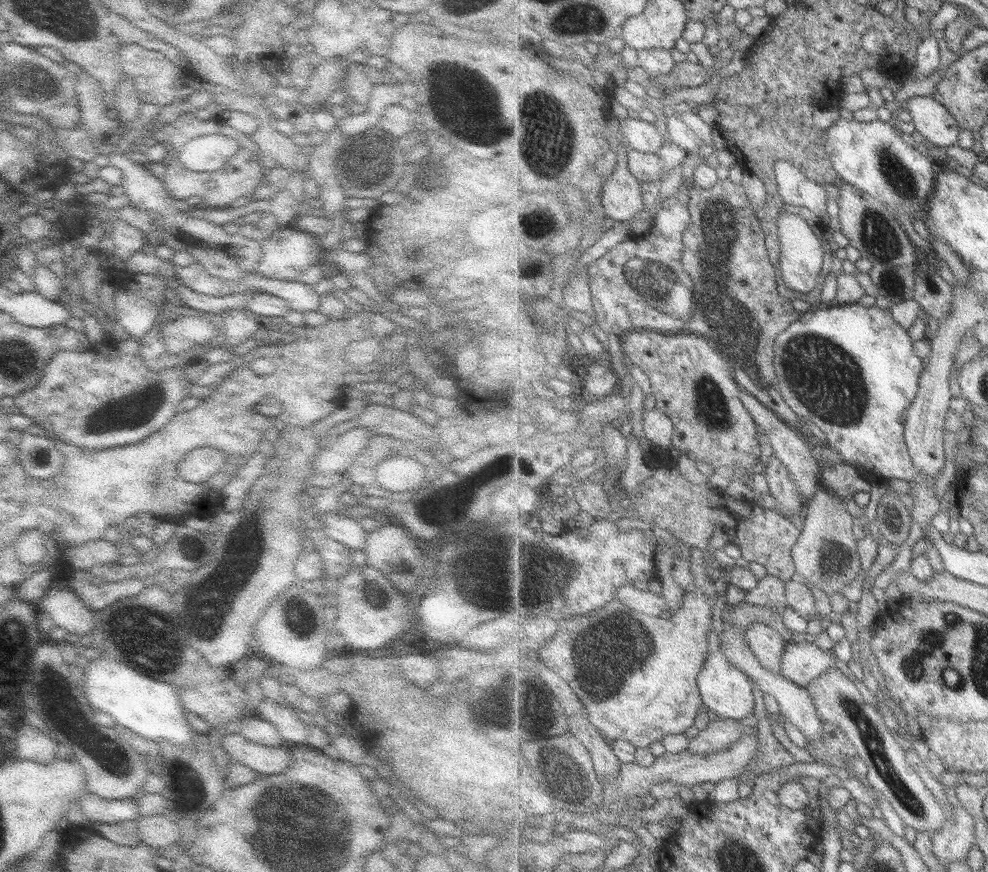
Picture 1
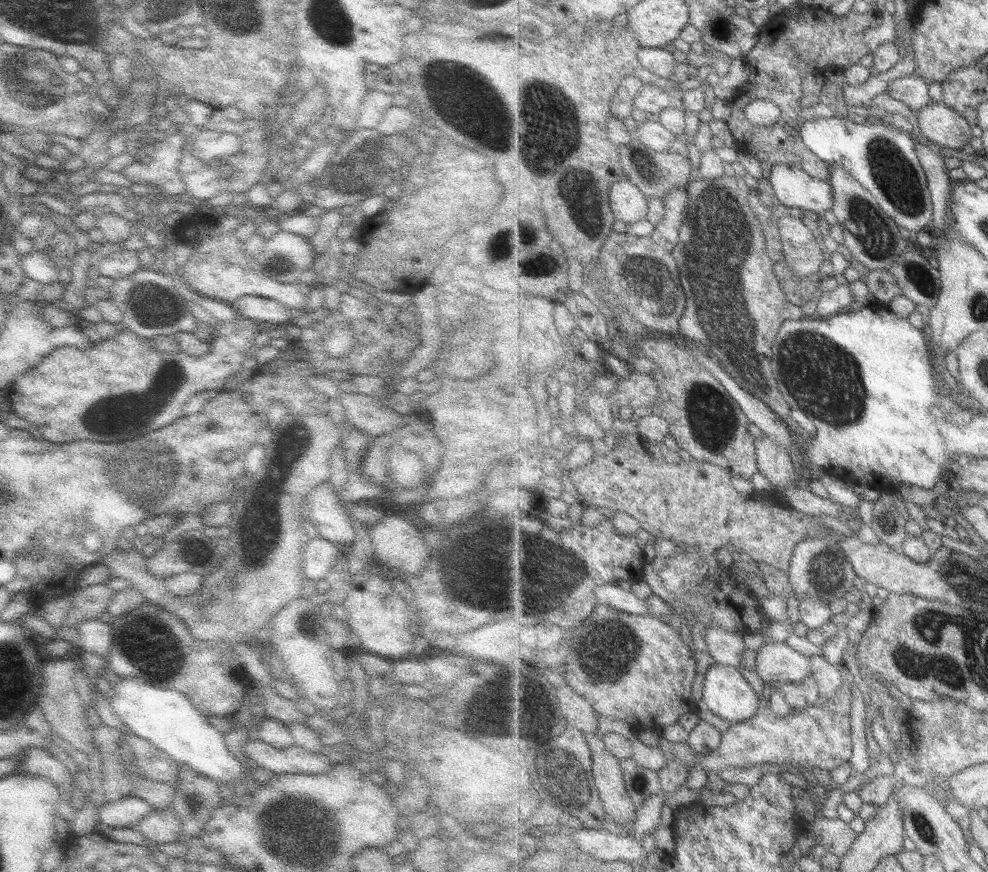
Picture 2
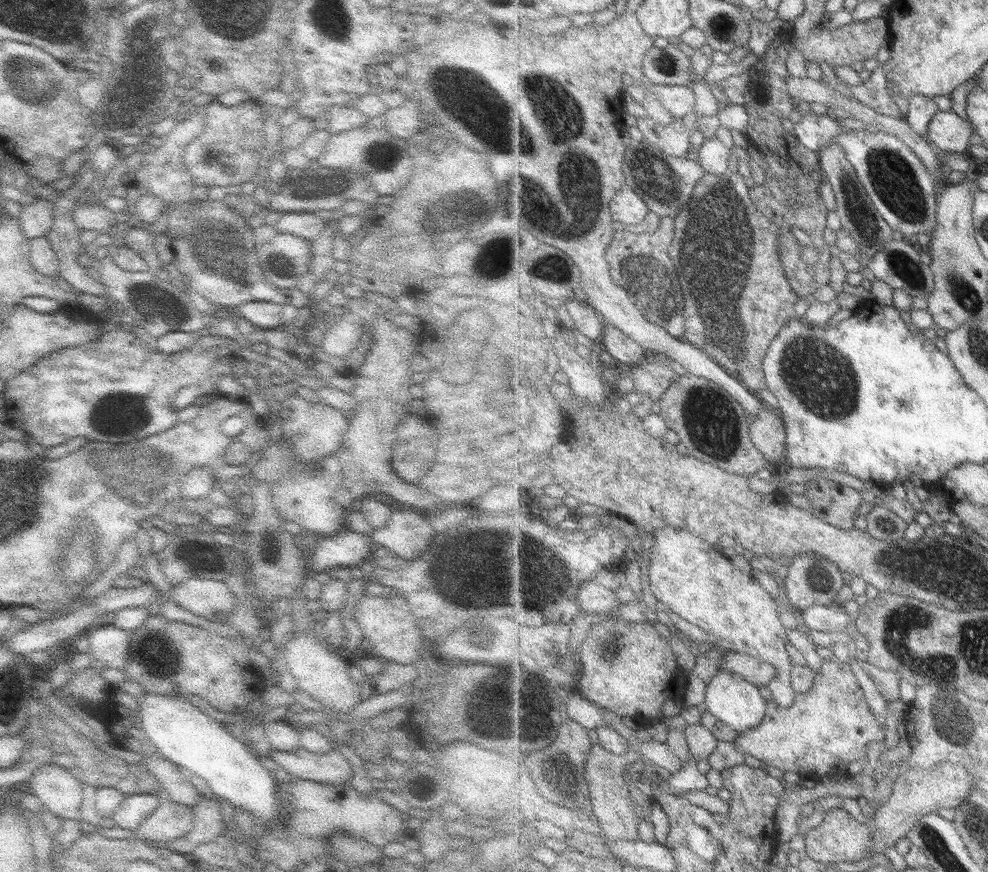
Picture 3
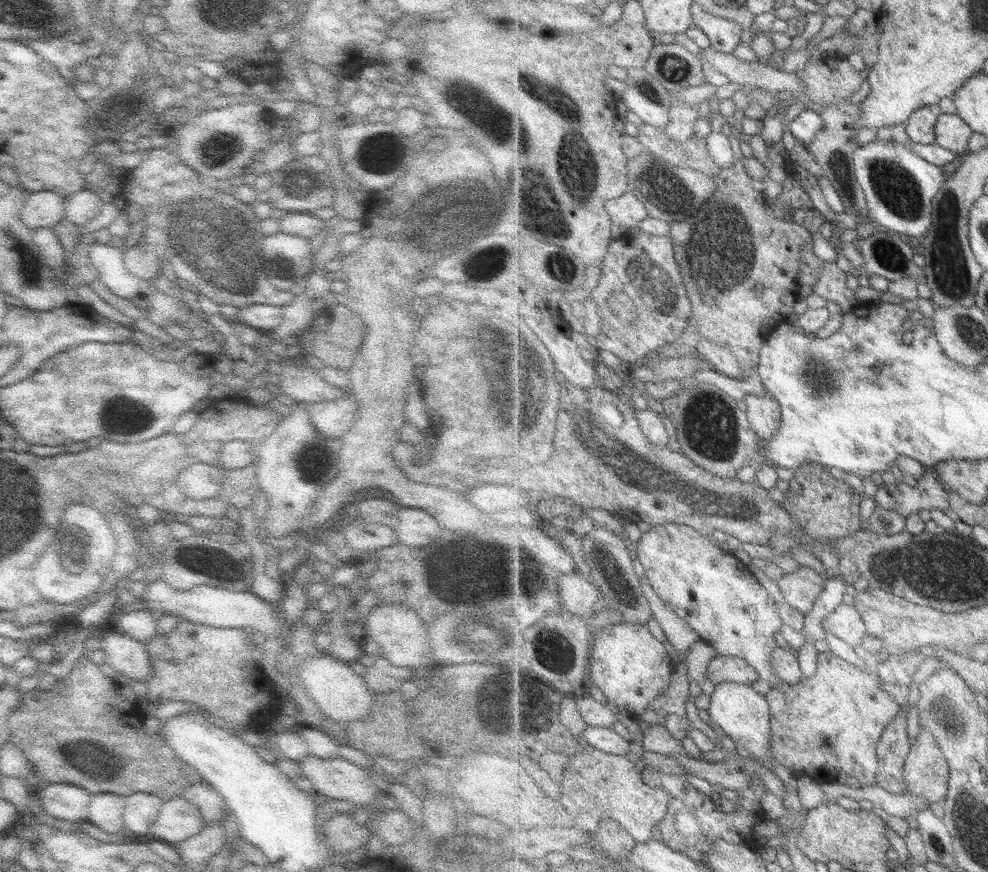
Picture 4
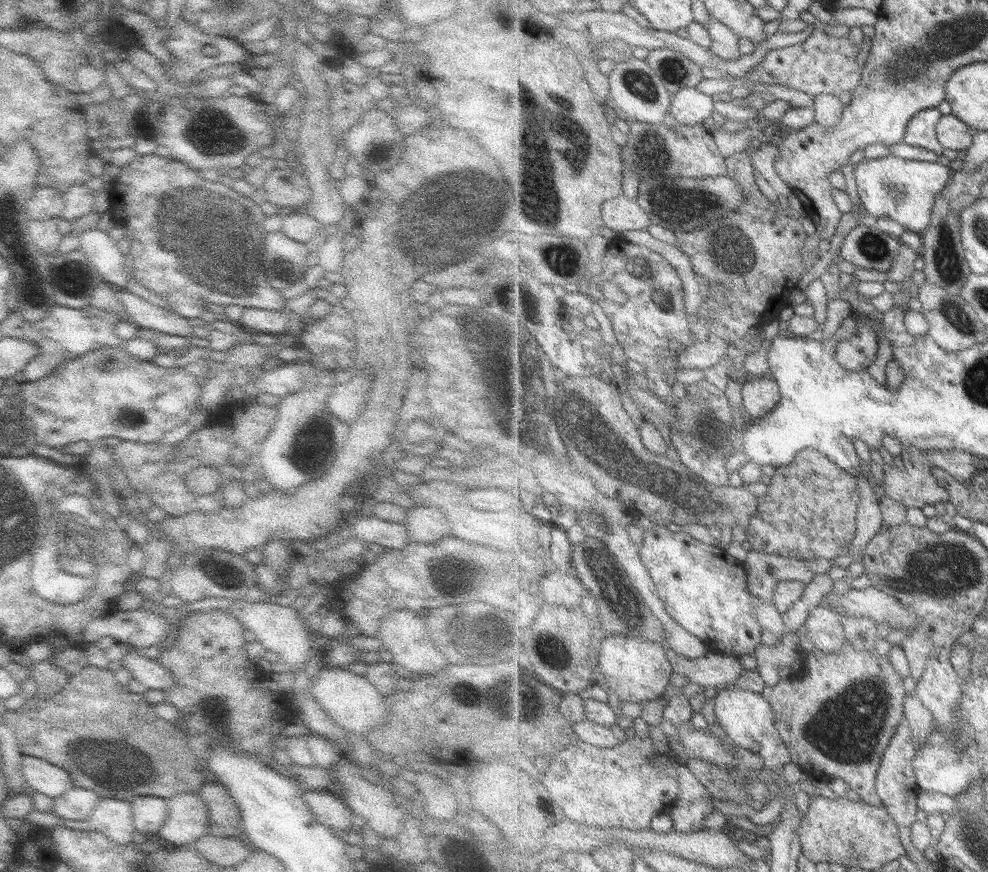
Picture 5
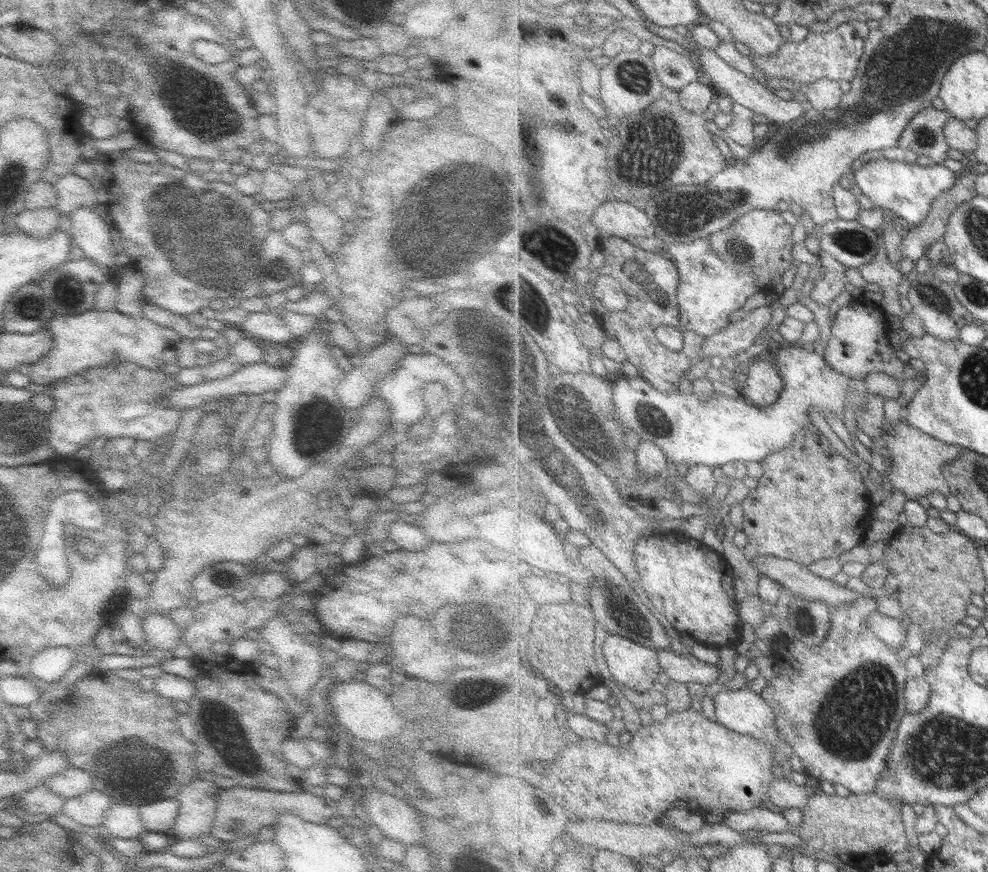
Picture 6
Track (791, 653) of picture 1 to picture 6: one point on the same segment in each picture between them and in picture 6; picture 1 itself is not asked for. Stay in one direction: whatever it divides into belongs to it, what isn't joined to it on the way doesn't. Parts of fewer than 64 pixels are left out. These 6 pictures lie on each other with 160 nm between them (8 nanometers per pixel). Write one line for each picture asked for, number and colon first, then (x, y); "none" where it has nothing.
2: (777, 662)
3: (761, 673)
4: (722, 668)
5: (715, 670)
6: (686, 668)

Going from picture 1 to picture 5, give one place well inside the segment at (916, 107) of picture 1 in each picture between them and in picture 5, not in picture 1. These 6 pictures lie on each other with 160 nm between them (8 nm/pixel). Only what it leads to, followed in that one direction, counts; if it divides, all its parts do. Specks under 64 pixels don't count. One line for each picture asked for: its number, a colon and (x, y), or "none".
2: (943, 126)
3: (948, 131)
4: (952, 132)
5: (954, 134)

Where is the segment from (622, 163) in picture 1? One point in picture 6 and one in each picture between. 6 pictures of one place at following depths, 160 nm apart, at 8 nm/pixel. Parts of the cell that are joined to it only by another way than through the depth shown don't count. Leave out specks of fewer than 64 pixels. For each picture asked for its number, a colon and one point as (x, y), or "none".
2: (629, 204)
3: (627, 207)
4: (627, 210)
5: (621, 214)
6: (621, 219)

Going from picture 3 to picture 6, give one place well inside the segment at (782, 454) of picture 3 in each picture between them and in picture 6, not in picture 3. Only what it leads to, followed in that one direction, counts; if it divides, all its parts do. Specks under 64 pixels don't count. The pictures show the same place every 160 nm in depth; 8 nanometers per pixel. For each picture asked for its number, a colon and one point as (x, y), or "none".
4: (764, 412)
5: (760, 397)
6: (762, 388)

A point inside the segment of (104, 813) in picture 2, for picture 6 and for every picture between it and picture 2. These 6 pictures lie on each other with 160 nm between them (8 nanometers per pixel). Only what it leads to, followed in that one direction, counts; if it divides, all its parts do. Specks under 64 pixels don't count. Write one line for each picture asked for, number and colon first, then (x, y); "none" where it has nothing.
3: (134, 809)
4: (140, 810)
5: (149, 813)
6: (159, 816)

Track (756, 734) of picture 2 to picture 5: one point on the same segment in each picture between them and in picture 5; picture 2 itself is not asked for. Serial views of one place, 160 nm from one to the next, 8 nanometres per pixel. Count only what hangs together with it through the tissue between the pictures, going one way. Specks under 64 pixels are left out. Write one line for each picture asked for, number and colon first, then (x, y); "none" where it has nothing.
3: (830, 726)
4: (823, 727)
5: (838, 716)

